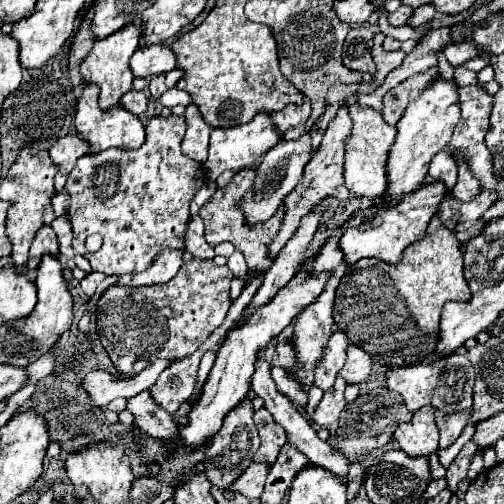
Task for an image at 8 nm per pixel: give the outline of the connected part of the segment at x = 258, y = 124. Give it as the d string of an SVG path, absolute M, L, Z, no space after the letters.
M257 113L255 119L251 119L245 125L229 127L229 129L213 129L209 139L209 157L203 163L203 169L211 181L215 181L225 169L241 171L245 167L251 167L263 153L267 153L273 145L277 145L281 139L281 133L275 131L271 117L267 113Z

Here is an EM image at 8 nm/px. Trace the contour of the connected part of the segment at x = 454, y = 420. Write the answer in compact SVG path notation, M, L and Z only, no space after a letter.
M435 411L435 421L441 431L439 449L447 449L461 435L463 427L467 425L467 417L469 417L469 411L461 411L461 413L453 413L453 415L445 415L441 411Z

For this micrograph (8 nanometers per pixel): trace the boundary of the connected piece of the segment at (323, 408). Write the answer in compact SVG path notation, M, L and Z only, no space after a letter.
M337 377L335 385L331 389L325 391L321 403L317 405L317 409L313 411L313 421L315 425L319 427L329 427L333 425L337 419L339 419L339 413L345 409L347 401L343 397L343 391L345 391L347 383L343 377Z

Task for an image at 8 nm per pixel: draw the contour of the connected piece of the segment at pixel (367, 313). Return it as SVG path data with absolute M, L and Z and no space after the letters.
M431 219L427 235L411 243L403 251L403 259L397 265L387 265L385 261L379 259L361 259L347 269L335 291L333 319L339 331L343 331L353 345L367 351L371 359L383 365L401 367L405 363L407 365L419 363L433 353L443 303L467 301L467 299L469 299L469 287L463 277L463 253L459 249L459 241L451 231L447 231L447 227L439 223L439 219Z

